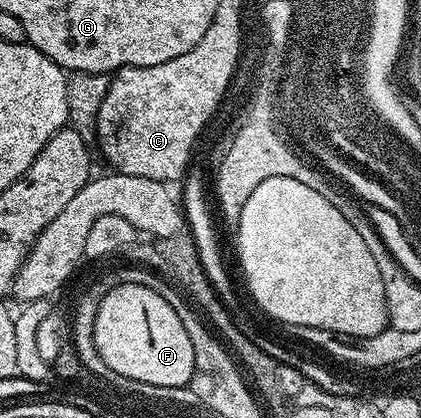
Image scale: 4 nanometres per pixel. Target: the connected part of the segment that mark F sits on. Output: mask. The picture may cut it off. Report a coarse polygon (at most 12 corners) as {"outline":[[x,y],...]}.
{"outline":[[118,284],[97,310],[109,372],[187,388],[193,342],[149,286]]}

